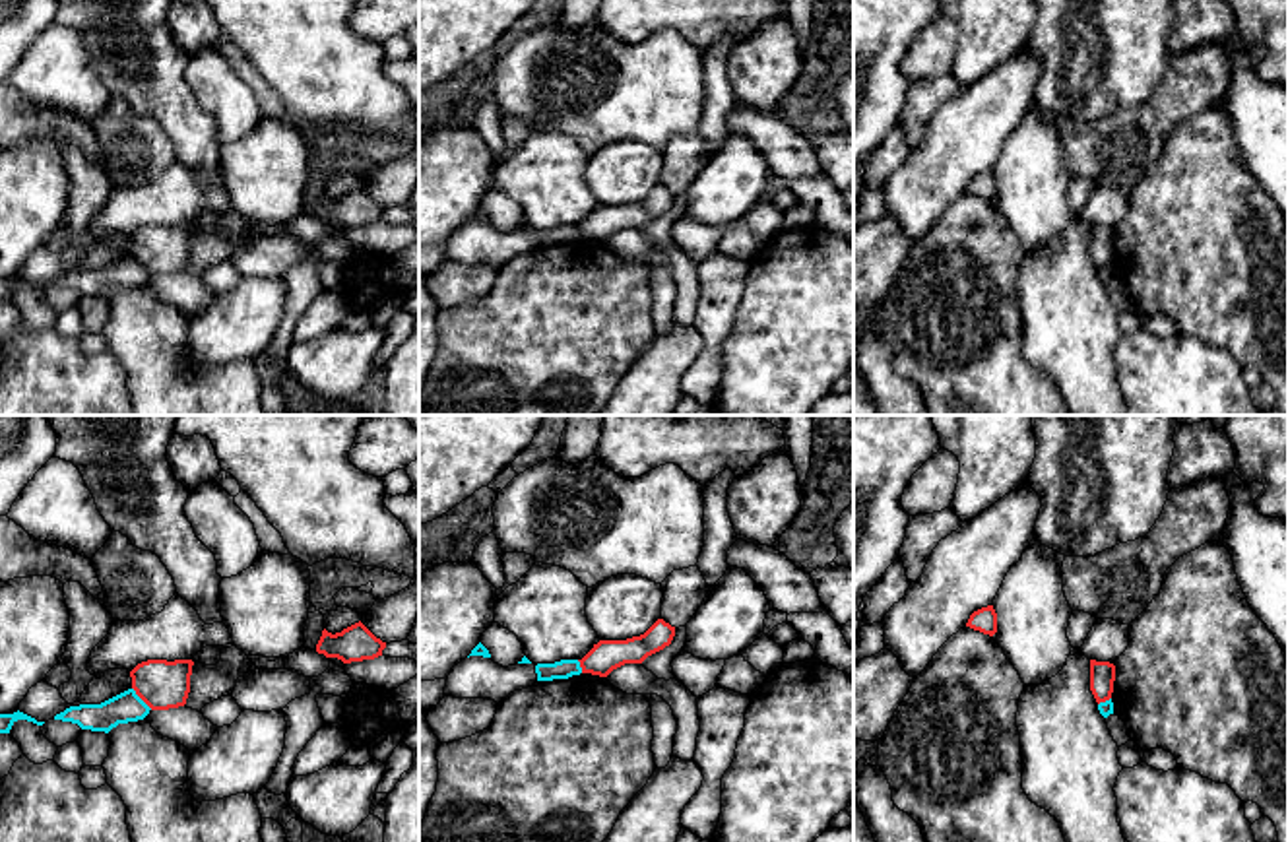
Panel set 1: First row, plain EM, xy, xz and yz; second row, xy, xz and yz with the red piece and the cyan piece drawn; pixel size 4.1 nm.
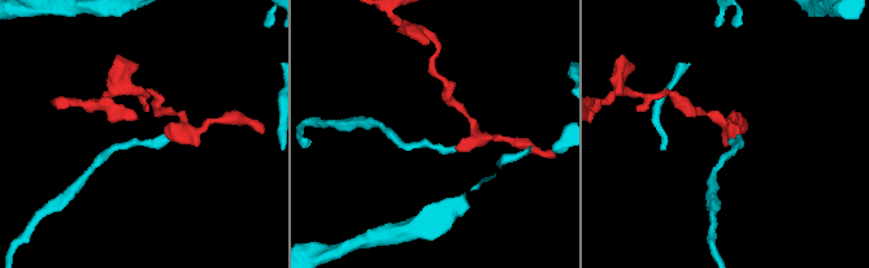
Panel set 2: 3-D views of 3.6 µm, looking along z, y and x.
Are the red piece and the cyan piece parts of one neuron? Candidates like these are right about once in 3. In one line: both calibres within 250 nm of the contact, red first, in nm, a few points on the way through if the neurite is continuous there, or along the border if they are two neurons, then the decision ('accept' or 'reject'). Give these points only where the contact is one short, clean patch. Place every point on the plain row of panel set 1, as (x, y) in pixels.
200 nm thick on the red side, 130 nm on the other; border along xy (132, 253), (152, 274); reject

